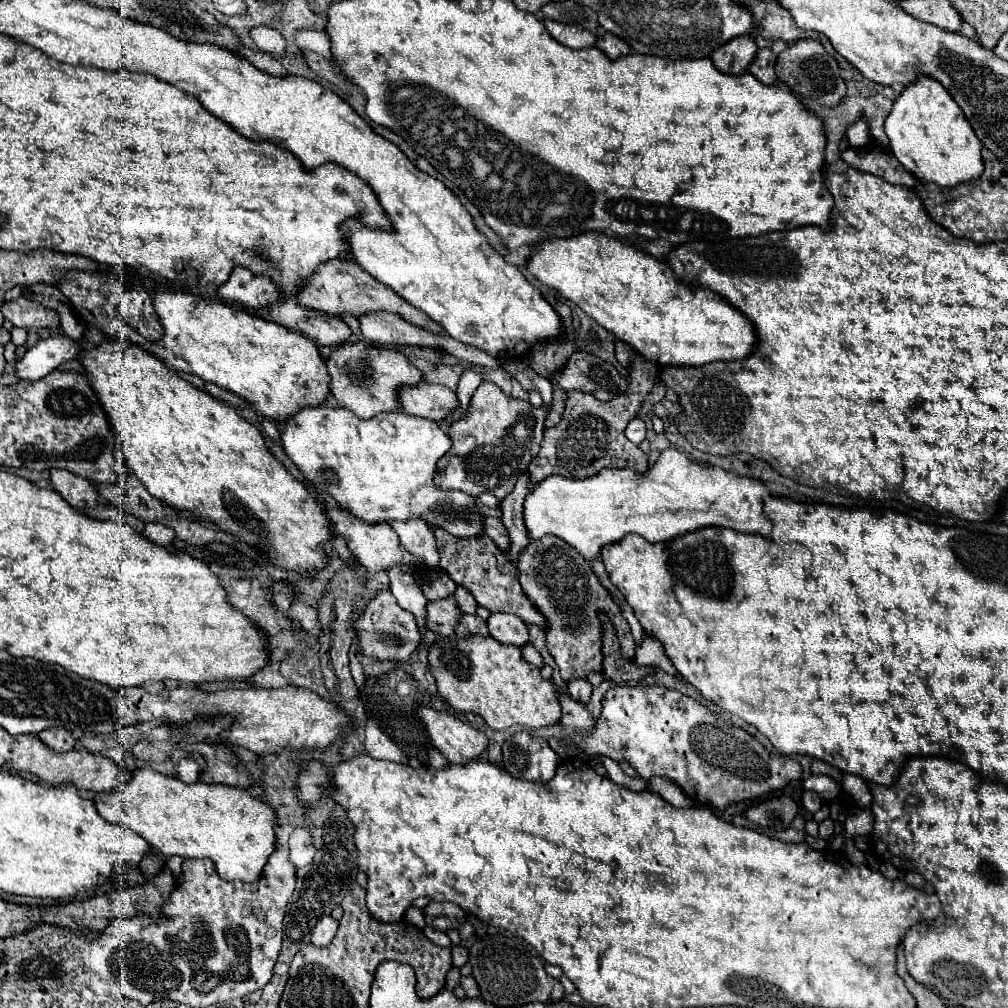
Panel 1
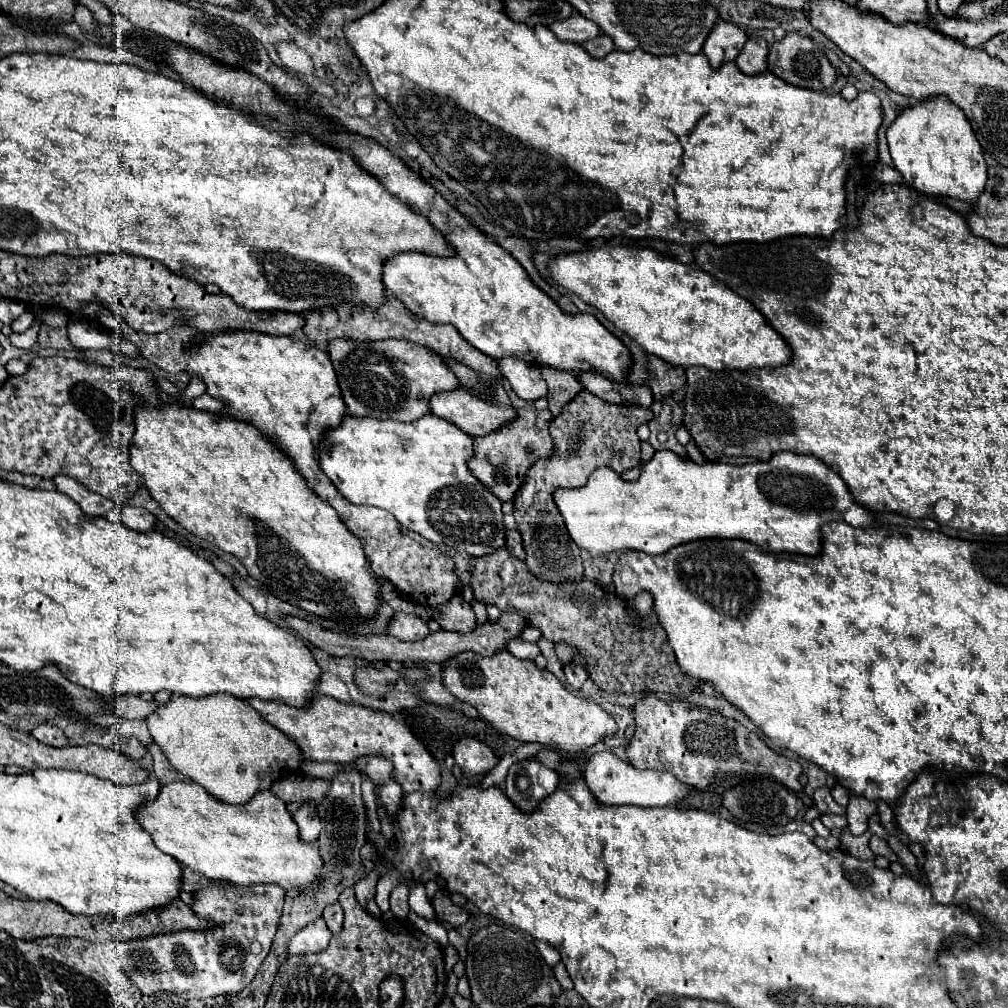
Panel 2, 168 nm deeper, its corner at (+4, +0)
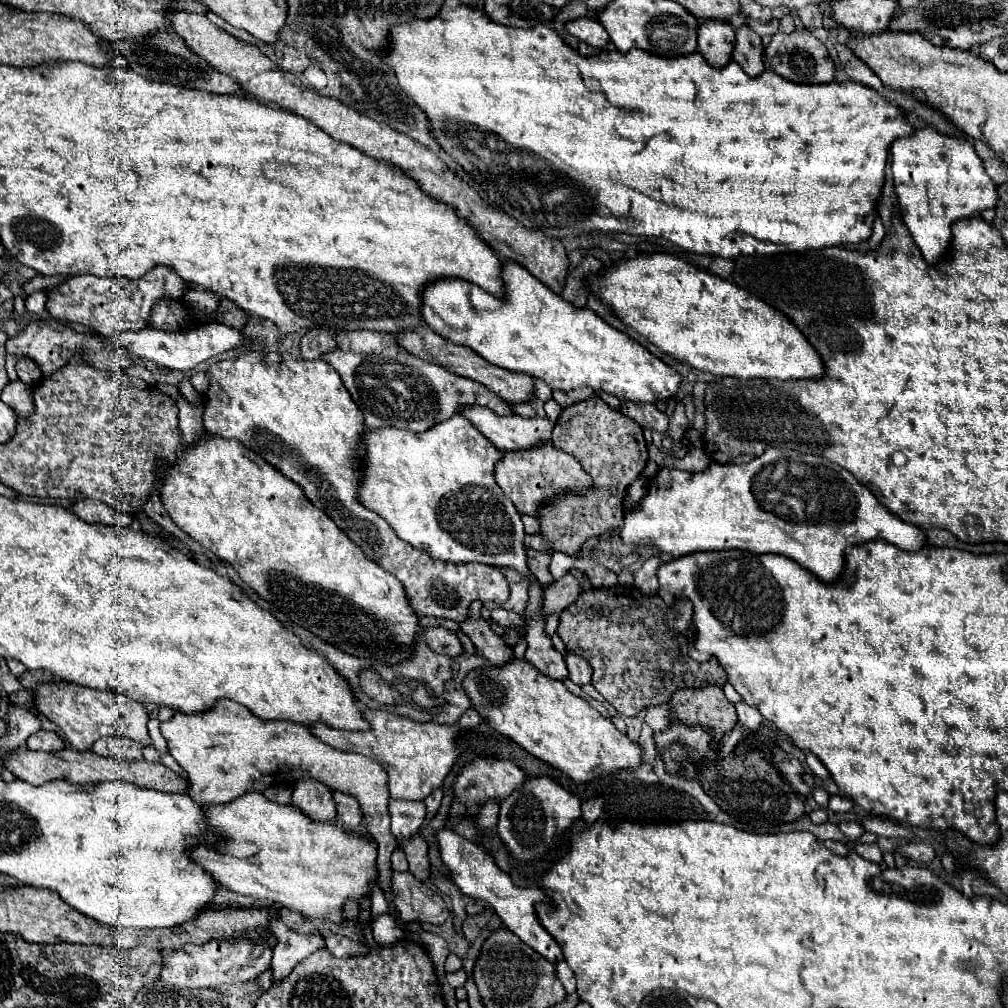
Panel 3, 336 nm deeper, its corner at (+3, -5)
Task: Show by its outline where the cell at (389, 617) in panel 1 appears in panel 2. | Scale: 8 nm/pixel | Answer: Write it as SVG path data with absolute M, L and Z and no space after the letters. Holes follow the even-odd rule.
M395 613L387 625L387 635L393 635L401 641L419 641L429 633L427 625L411 613Z

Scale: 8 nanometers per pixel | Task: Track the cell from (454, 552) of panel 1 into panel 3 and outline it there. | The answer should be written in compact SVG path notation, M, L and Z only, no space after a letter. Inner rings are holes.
M620 584L584 592L576 604L560 612L558 626L566 650L590 662L594 670L592 686L622 716L634 716L648 706L666 704L676 690L708 684L722 688L726 684L726 672L718 664L698 664L684 656L676 634L670 636L670 630L692 630L692 604L688 598L676 598L670 608L658 594L646 596L634 586Z

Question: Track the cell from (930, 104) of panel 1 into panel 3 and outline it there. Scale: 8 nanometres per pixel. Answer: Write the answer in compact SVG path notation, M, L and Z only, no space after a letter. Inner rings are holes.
M930 126L916 130L912 138L896 140L890 152L892 152L892 174L894 174L894 188L898 196L900 216L906 228L910 230L914 244L920 248L922 258L928 264L938 264L940 260L944 260L944 256L950 254L948 250L952 246L952 224L962 218L972 218L982 210L994 208L998 202L998 192L996 192L998 186L986 174L982 160L978 158L970 142L940 134Z

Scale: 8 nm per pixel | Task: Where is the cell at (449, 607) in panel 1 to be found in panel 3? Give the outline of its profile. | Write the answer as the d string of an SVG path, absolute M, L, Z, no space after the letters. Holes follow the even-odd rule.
M472 602L470 604L472 620L466 620L464 624L460 624L460 628L476 644L478 654L488 658L490 664L502 666L504 662L512 660L512 648L508 646L508 642L502 636L492 632L492 628L480 616L480 610L482 610L482 602Z

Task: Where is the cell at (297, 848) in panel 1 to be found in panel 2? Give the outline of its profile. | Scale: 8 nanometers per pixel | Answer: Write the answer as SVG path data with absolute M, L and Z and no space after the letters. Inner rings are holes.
M305 803L295 815L293 815L297 827L299 827L299 839L303 843L315 843L321 831L321 821L319 815L315 815L315 809L311 803Z

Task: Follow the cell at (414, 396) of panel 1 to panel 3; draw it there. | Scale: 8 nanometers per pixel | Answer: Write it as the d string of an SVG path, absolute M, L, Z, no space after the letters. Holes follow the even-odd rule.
M468 406L460 414L472 420L472 424L476 424L476 428L504 452L526 450L548 442L554 428L548 418L522 418L518 414L496 416L484 406Z

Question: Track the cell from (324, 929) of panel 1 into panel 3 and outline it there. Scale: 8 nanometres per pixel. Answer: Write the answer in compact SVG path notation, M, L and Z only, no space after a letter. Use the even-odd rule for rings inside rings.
M274 920L270 928L274 936L278 938L278 944L274 948L274 958L272 958L272 982L274 984L282 982L300 960L324 948L322 936L296 934L286 924L282 924L282 920Z

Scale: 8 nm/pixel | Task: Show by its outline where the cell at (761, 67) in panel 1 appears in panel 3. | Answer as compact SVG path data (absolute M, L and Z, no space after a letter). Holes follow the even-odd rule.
M740 26L736 30L736 46L732 52L732 60L740 64L740 68L748 76L758 76L760 72L764 72L762 56L764 56L764 46L760 36L748 26Z

